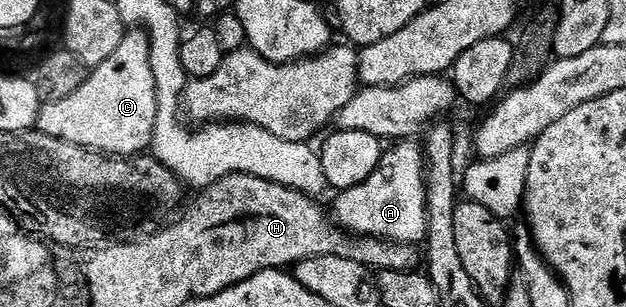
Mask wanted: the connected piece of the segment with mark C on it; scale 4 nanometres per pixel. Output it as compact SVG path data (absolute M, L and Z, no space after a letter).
M126 30L123 41L103 65L92 68L83 85L71 97L63 97L58 103L42 103L37 114L36 130L63 141L87 148L88 151L100 151L102 155L124 155L132 157L150 150L155 129L155 76L151 74L149 45L144 30Z

